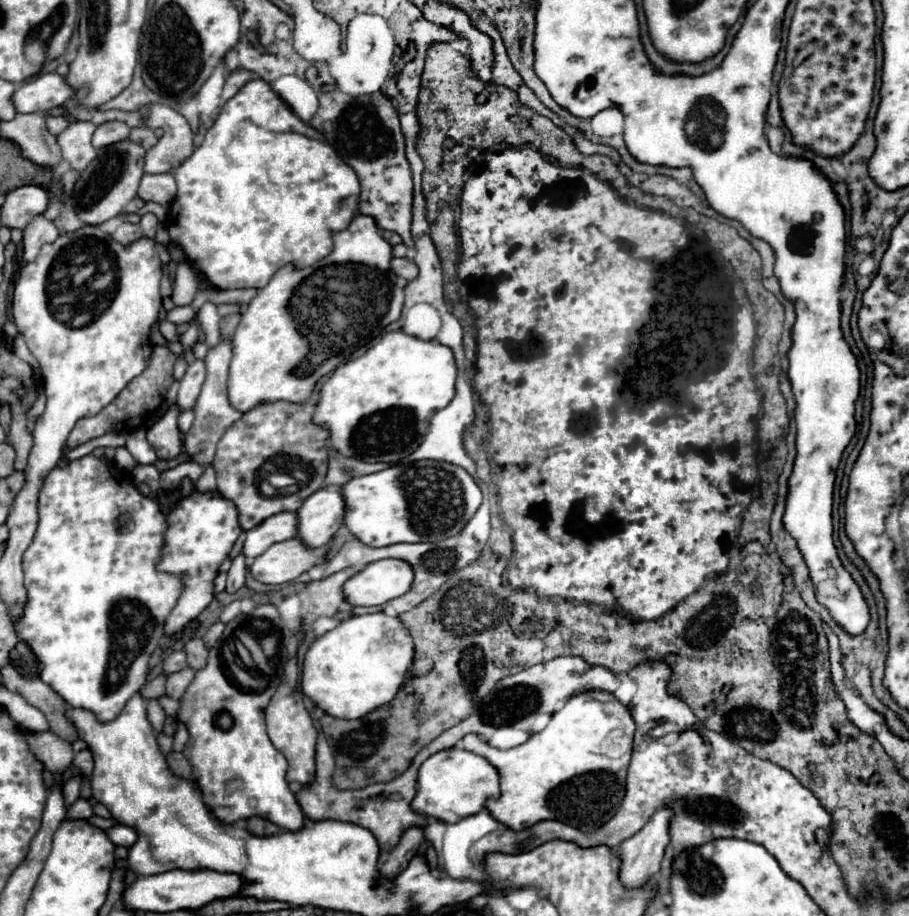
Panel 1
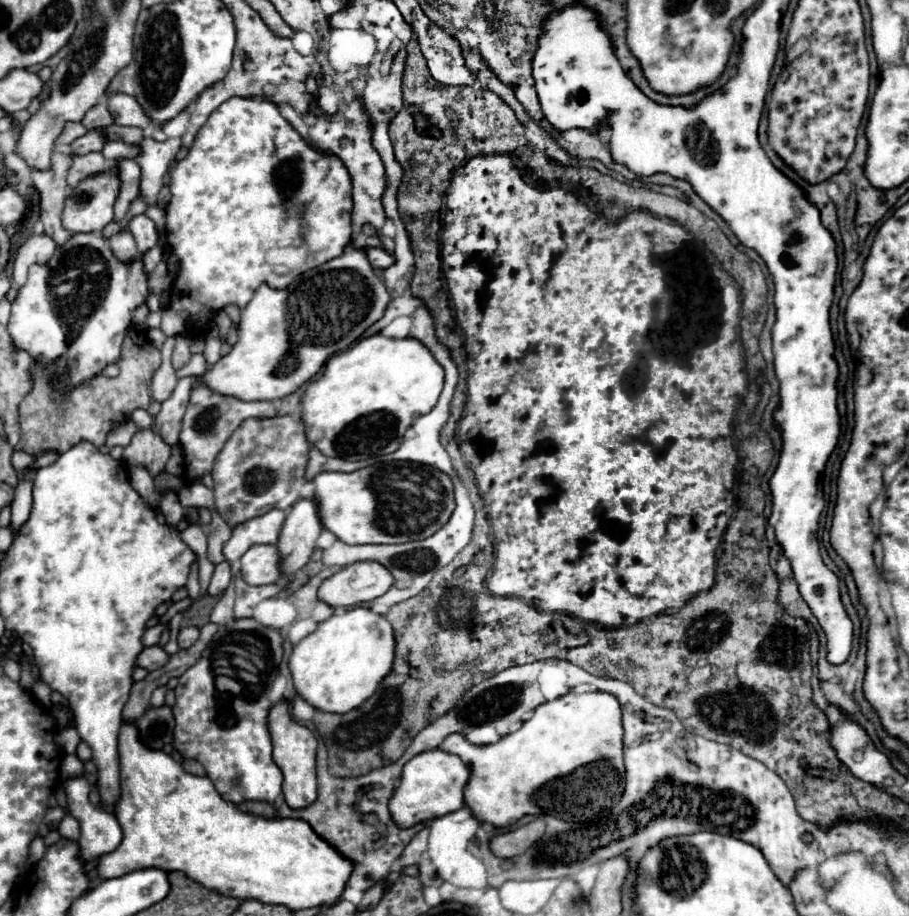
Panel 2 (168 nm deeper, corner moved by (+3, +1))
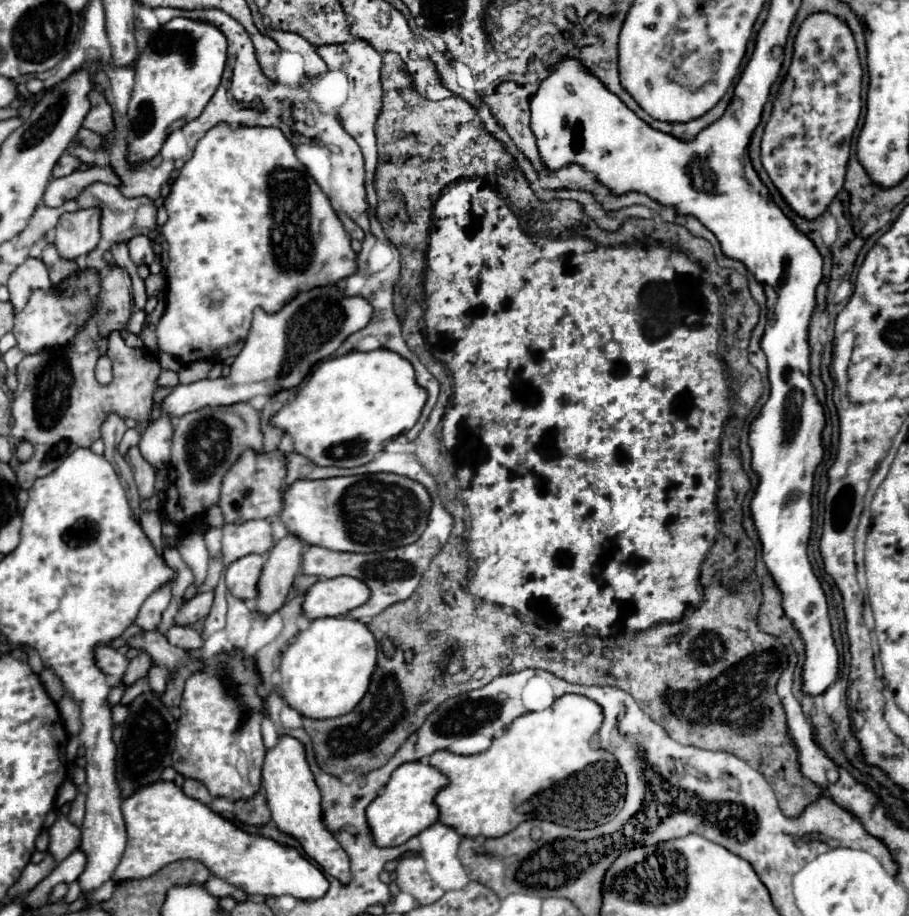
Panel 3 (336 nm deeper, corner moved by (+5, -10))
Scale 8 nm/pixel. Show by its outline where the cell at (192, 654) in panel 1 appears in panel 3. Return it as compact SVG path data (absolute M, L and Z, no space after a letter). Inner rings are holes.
M171 626L167 632L167 640L173 646L185 648L185 650L197 650L203 646L203 638L199 632L195 632L189 626Z

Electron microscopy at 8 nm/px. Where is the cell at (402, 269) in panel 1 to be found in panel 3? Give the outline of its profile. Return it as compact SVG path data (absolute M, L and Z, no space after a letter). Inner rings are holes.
M211 128L197 142L193 158L179 170L165 208L169 220L161 234L169 248L169 290L167 308L155 332L159 350L183 364L207 360L213 352L245 340L255 308L275 314L299 292L337 284L355 272L349 234L279 128Z

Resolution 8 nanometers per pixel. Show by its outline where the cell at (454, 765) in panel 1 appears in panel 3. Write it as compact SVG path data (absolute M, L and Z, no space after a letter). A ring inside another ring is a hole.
M407 762L407 764L399 766L391 774L383 792L377 798L373 798L365 810L373 842L377 846L401 846L409 838L413 838L421 830L425 830L427 826L435 824L439 810L433 804L433 796L443 786L447 786L447 776L443 776L439 770L435 770L429 764Z

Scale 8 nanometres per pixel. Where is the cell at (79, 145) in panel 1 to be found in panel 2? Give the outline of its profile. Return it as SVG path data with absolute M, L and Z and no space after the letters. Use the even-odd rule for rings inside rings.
M87 153L87 155L71 155L71 167L67 173L69 187L75 187L87 175L107 169L107 159L101 153Z

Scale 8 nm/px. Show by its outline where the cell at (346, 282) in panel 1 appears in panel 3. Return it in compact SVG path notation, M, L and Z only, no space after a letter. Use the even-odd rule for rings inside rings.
M323 286L309 292L301 292L287 302L277 314L255 310L251 332L243 350L235 356L231 374L217 380L199 380L193 384L179 384L161 400L161 414L181 418L183 414L201 410L205 406L229 406L235 402L249 402L255 396L271 396L279 390L297 386L311 368L329 358L341 342L367 326L371 320L371 304L357 296L345 296L337 286Z

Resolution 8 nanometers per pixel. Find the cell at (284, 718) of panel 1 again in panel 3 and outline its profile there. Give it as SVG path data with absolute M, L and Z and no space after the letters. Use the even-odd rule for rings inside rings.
M281 736L279 744L267 752L263 764L263 788L277 830L293 836L301 844L303 854L315 860L325 874L337 878L343 886L349 884L349 858L335 840L335 836L323 824L321 794L305 760L305 748L299 740L291 736Z

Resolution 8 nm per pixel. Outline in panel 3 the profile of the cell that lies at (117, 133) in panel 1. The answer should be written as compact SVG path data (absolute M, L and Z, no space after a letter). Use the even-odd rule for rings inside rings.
M63 154L63 156L59 158L59 162L55 164L55 168L53 168L53 178L67 176L67 174L75 172L79 166L81 166L81 162L79 162L75 156L71 156L71 154Z

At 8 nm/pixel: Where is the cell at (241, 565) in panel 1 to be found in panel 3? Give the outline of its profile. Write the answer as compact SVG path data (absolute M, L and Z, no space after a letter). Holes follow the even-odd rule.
M205 592L205 594L197 594L189 602L183 602L183 606L179 608L179 612L175 616L175 624L187 626L187 624L193 624L193 622L205 618L211 610L211 598L213 598L213 592Z

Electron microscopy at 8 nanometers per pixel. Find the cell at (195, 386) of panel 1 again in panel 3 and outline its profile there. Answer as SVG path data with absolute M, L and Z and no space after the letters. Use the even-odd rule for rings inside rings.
M169 416L157 418L143 432L137 448L151 466L167 468L171 452L171 434L173 434L173 418Z

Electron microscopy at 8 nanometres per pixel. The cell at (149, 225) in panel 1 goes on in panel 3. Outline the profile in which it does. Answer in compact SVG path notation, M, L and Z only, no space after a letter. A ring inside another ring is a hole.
M135 236L135 238L131 238L131 242L127 242L127 248L129 248L131 260L137 266L139 264L151 266L151 262L155 260L155 254L153 254L153 248L151 248L151 240L147 236Z

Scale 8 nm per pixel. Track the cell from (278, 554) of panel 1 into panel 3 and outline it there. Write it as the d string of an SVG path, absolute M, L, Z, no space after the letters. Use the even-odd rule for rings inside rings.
M247 554L235 562L231 562L225 570L225 582L229 592L241 600L253 600L257 594L257 580L263 570L265 556Z

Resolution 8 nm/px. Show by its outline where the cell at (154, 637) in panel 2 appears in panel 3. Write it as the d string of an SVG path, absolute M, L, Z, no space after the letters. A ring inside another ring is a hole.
M137 654L137 656L129 662L129 666L127 666L127 670L125 670L123 678L121 678L121 684L123 684L123 686L133 686L137 680L145 678L145 674L147 674L147 670L149 670L151 664L153 664L153 662L151 662L151 658L147 658L147 654Z

